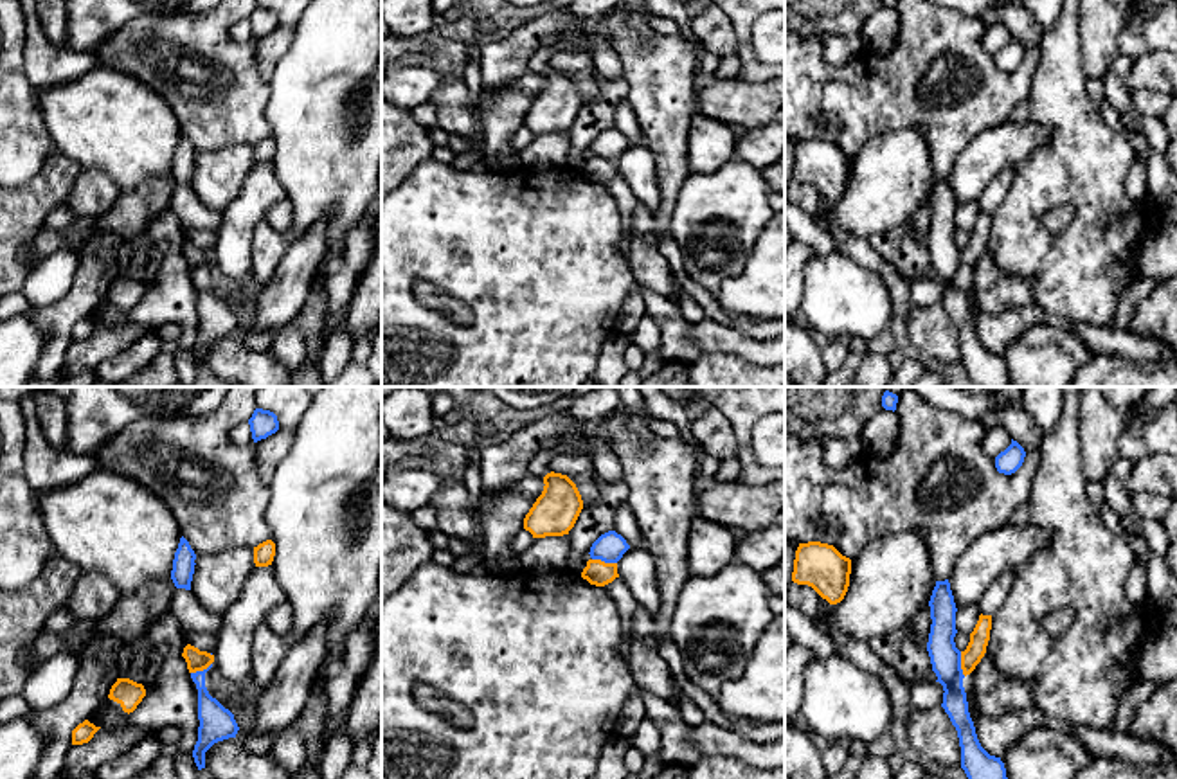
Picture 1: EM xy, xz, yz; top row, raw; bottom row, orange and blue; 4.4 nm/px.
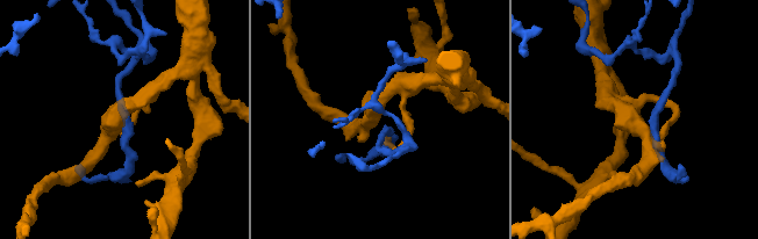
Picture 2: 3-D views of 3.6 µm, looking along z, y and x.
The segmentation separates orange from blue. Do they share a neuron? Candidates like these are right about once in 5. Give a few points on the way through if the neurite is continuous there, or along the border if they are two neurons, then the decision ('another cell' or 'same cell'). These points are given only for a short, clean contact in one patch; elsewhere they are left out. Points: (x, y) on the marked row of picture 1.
another cell

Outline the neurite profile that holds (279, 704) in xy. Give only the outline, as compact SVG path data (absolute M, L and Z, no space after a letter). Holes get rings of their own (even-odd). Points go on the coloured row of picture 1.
M326 628L308 631L301 640L290 642L272 682L261 691L256 705L252 736L275 736L288 729L306 707L324 669Z

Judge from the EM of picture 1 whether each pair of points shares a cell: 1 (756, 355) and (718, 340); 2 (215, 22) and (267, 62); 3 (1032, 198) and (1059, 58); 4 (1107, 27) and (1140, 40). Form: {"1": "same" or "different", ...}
{"1": "same", "2": "different", "3": "same", "4": "different"}

